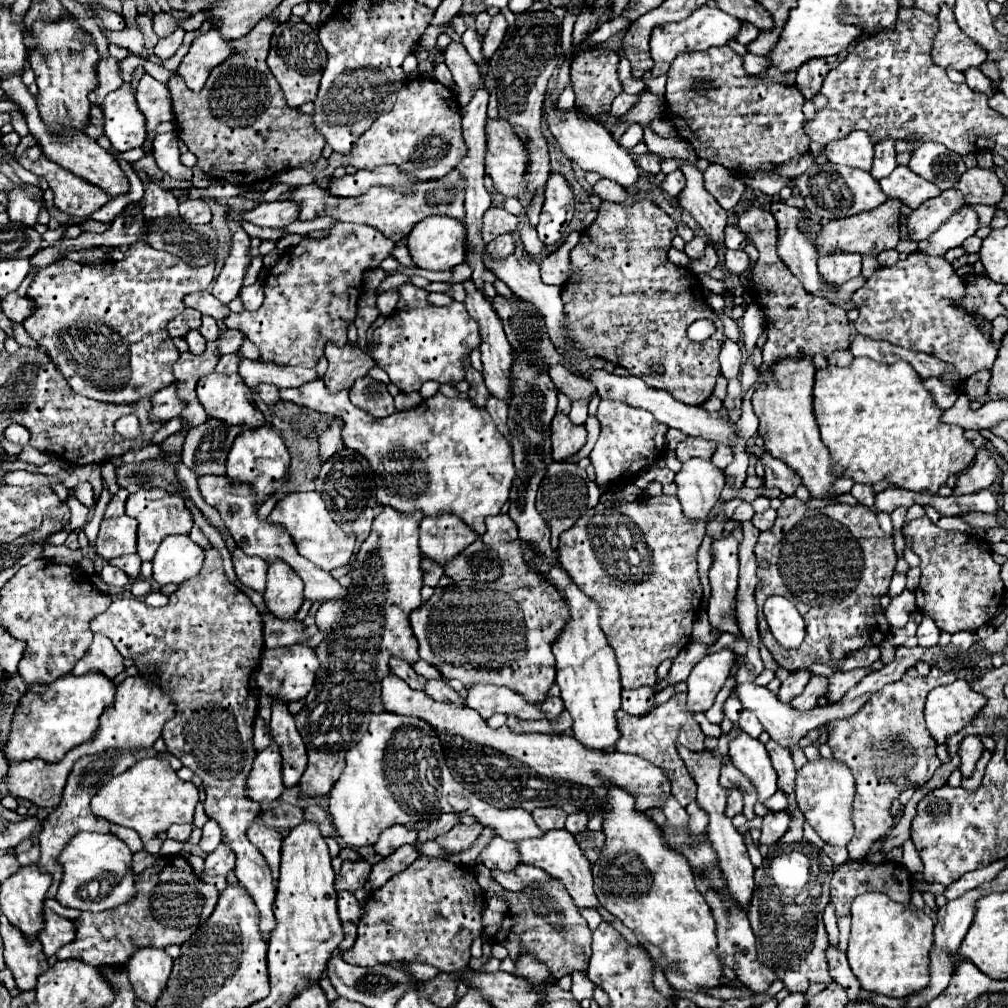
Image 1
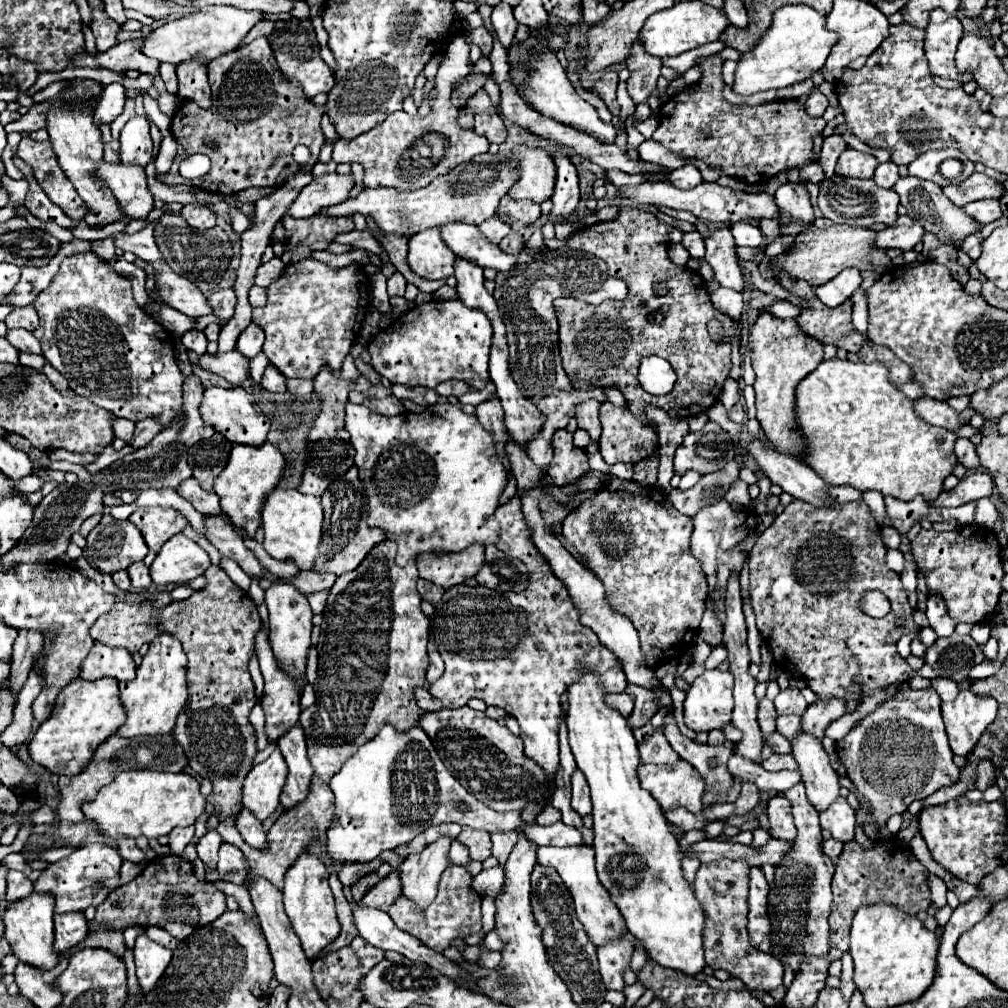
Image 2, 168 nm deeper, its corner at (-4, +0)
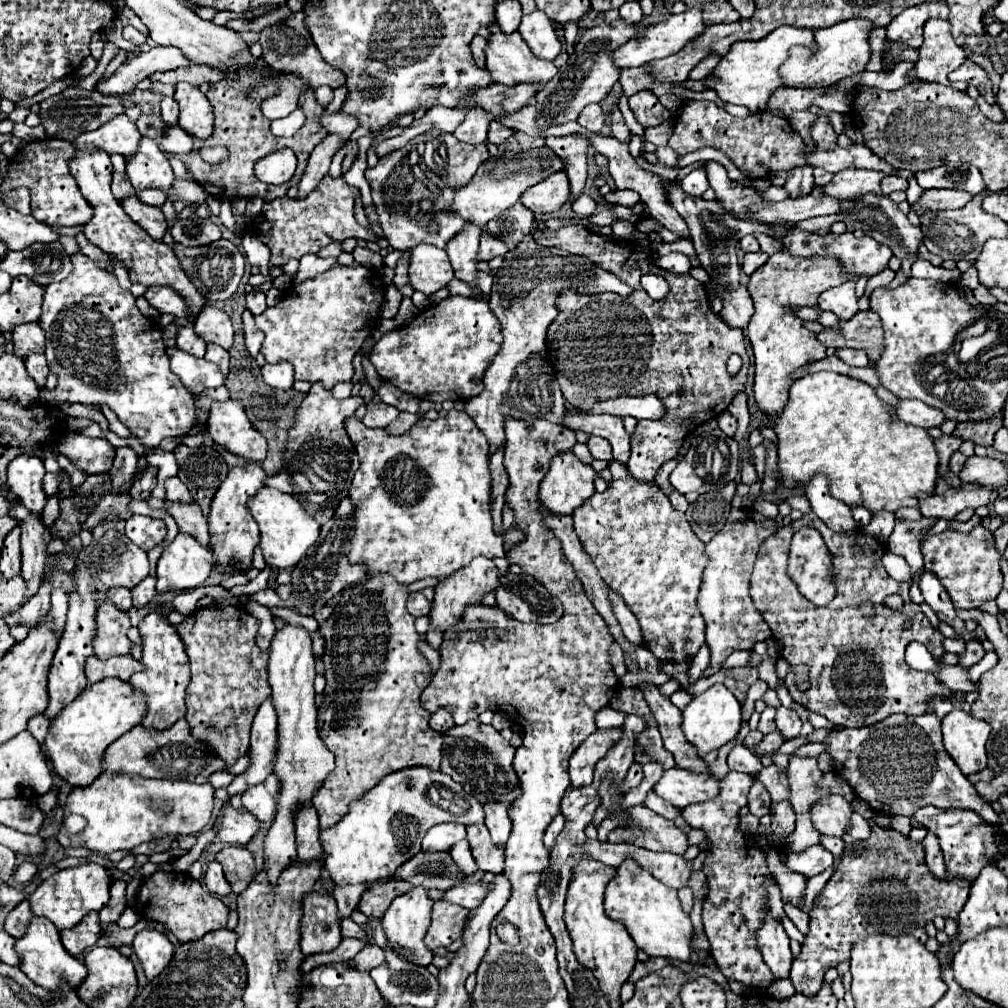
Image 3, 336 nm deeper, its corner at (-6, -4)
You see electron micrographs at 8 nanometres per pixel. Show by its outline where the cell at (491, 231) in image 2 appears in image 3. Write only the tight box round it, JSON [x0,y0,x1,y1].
[479,232,507,260]

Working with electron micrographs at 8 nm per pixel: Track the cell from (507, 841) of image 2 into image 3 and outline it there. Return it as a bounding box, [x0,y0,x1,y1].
[485,804,511,844]

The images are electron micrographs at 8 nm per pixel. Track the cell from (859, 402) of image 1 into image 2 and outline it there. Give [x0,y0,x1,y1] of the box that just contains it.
[795,358,957,502]

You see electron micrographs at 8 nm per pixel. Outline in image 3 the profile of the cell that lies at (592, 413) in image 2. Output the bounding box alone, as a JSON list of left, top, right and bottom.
[587,434,613,462]

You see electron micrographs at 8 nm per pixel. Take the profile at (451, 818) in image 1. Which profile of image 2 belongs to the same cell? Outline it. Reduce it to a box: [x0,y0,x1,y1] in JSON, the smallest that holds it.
[397,836,449,908]

